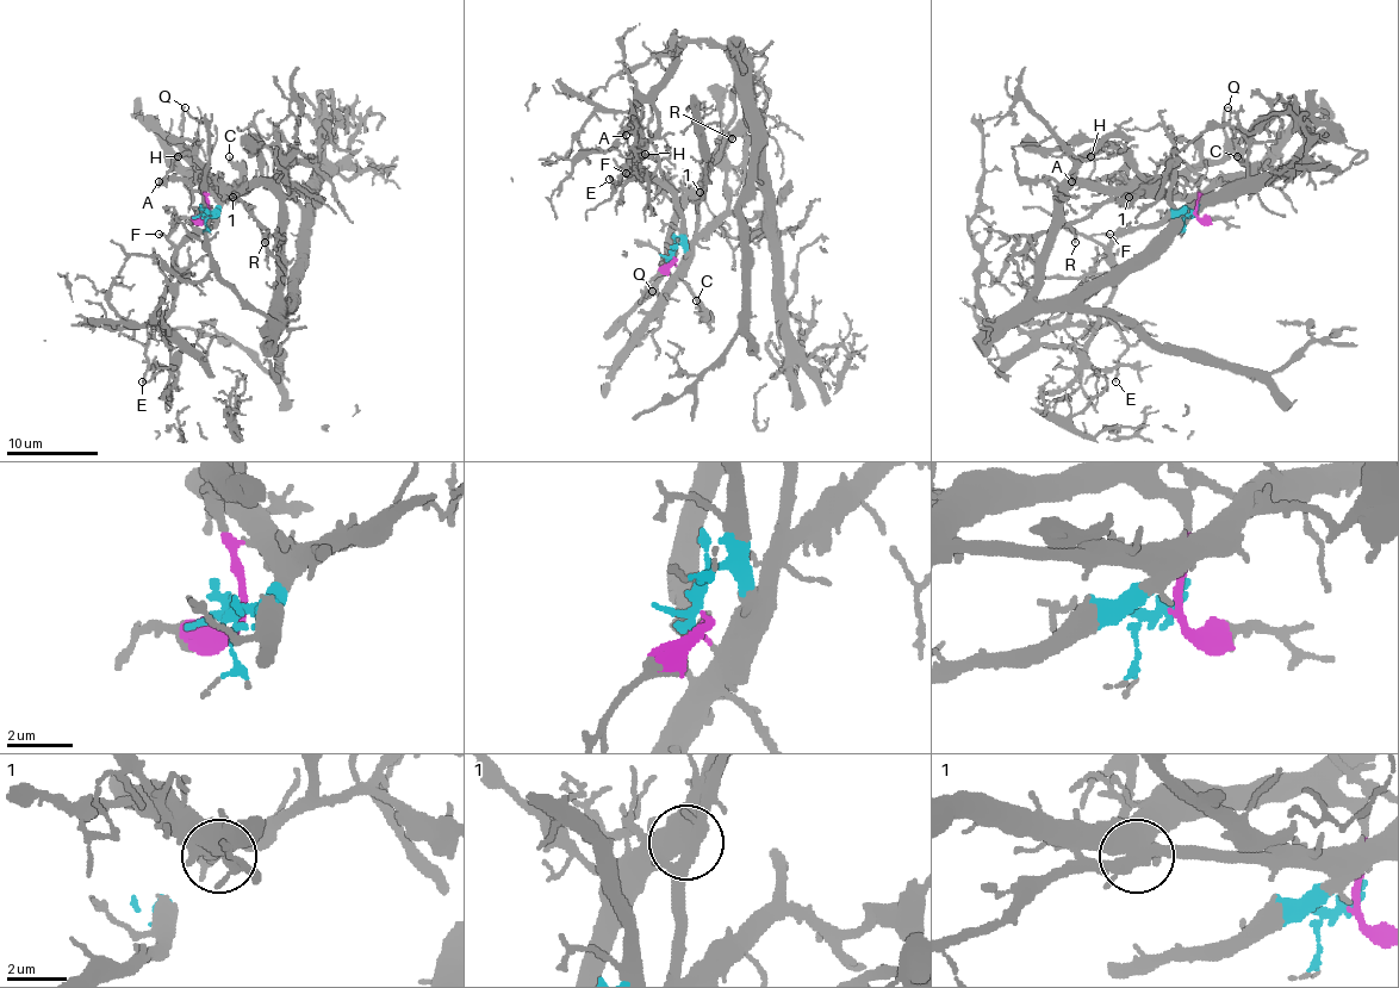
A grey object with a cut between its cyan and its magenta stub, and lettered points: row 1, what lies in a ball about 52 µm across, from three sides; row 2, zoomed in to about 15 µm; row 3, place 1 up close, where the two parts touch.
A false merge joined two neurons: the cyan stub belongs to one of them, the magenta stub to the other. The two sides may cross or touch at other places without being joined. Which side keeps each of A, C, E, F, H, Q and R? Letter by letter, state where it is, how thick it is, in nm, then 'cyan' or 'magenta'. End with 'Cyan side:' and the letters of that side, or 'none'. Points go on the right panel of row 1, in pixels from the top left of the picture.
A: at (1071, 181); 200 nm thick; magenta
C: at (1237, 156); 170 nm thick; cyan
E: at (1115, 381); 160 nm thick; cyan
F: at (1110, 234); 190 nm thick; cyan
H: at (1090, 156); 140 nm thick; magenta
Q: at (1227, 107); 190 nm thick; magenta
R: at (1075, 242); 130 nm thick; cyan
Cyan side: C, E, F, R

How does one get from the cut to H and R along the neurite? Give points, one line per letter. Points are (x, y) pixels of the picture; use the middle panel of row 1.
H: (673, 256), (673, 261), (669, 254), (673, 204), (644, 174), (632, 153), (639, 157), (646, 153)
R: (673, 256), (677, 244), (691, 247), (696, 199), (704, 172), (728, 135), (732, 140)

